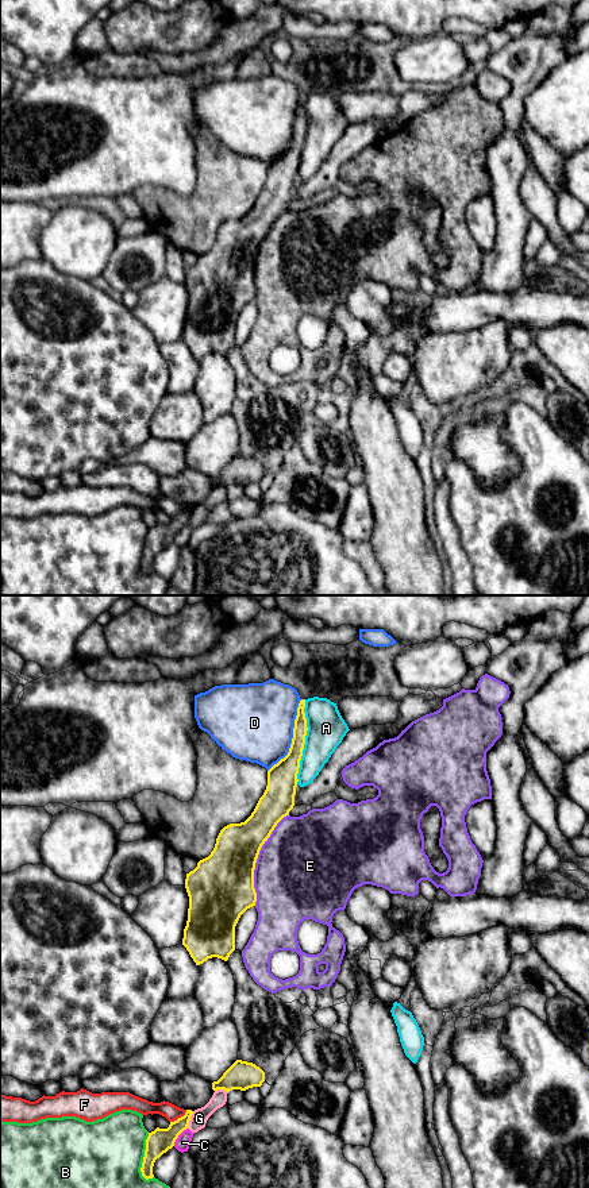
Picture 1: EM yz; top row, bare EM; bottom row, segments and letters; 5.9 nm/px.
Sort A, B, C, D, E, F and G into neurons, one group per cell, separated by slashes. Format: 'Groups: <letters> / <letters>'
Groups: A / B / C / D / E / F / G

